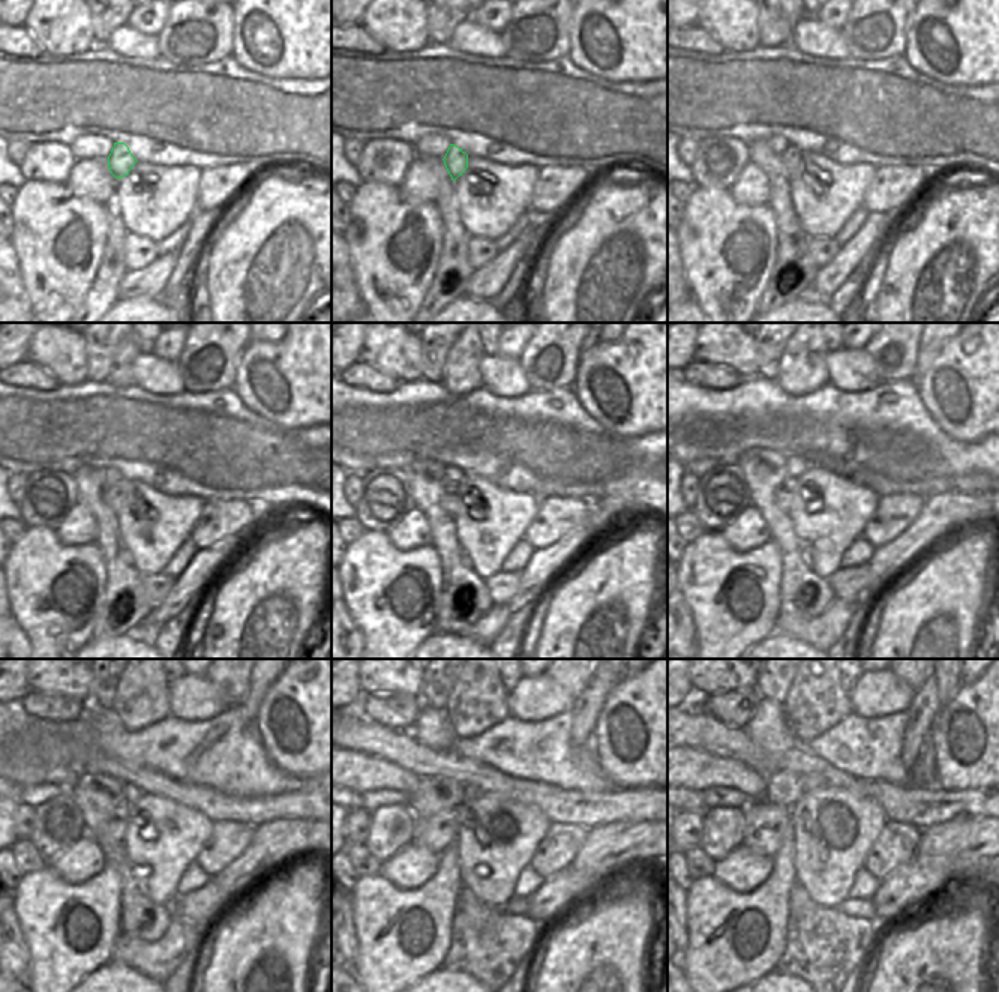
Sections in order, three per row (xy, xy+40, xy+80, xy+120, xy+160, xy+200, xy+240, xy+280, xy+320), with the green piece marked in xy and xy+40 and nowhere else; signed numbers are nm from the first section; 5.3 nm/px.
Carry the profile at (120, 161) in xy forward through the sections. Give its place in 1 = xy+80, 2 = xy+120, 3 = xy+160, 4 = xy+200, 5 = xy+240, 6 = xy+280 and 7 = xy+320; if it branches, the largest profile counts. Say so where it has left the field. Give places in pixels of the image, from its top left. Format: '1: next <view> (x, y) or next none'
1: next xy+80 (791, 158)
2: next xy+120 (116, 496)
3: next xy+160 (450, 492)
4: next xy+200 (783, 496)
5: next xy+240 (114, 829)
6: next xy+280 (435, 833)
7: next xy+320 (765, 824)

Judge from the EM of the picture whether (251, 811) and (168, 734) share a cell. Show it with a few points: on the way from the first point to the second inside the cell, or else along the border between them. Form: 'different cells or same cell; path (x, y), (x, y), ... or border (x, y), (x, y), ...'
different cells; border (203, 784), (230, 796), (272, 796)

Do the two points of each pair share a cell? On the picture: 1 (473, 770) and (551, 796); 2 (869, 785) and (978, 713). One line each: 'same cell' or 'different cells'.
1: same cell
2: different cells

